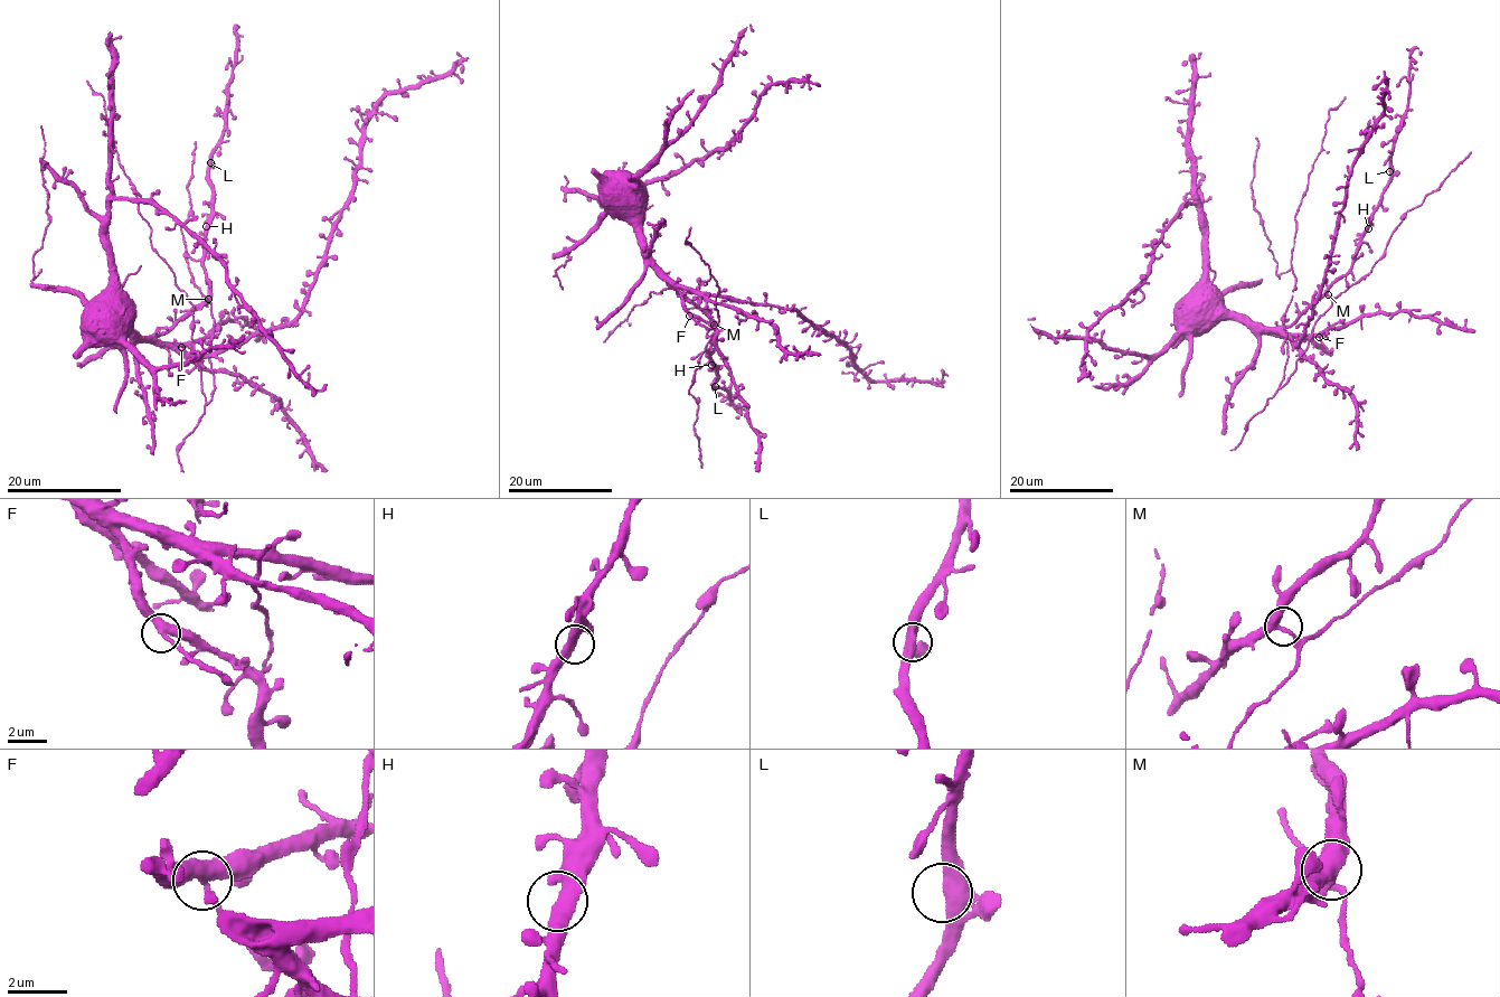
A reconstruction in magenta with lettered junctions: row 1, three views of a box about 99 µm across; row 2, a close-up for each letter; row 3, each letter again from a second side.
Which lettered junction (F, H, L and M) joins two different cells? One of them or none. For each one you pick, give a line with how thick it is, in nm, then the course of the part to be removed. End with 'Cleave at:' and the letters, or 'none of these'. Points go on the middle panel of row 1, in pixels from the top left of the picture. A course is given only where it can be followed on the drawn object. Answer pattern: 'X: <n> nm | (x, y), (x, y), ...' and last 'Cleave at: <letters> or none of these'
F: 380 nm | (689, 316), (707, 330)
Cleave at: F

